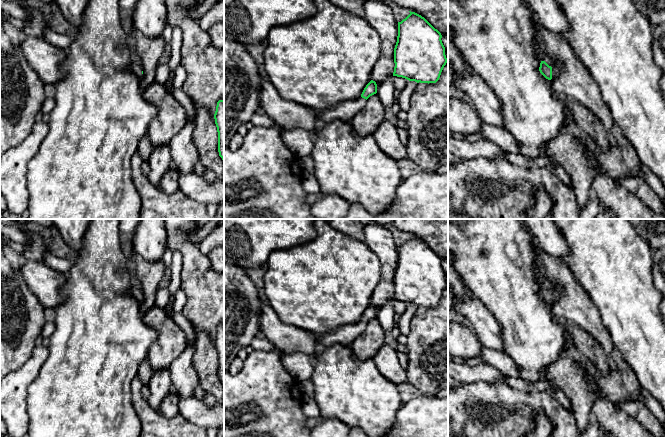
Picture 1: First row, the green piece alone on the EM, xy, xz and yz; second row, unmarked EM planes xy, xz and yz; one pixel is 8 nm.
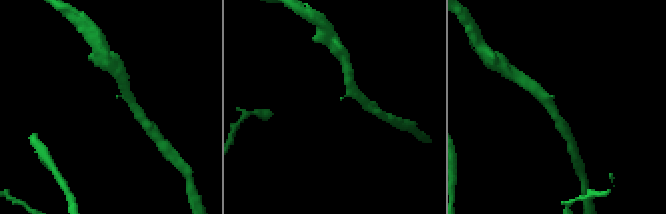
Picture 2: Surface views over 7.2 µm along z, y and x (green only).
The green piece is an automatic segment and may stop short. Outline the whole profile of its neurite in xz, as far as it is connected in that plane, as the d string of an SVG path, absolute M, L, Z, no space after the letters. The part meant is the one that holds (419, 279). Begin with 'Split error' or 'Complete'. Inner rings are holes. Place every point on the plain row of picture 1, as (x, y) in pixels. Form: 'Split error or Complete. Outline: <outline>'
Complete. Outline: M409 236L410 238L405 243L398 246L393 300L417 307L436 307L447 287L445 271L441 264L442 259L424 241L415 236Z

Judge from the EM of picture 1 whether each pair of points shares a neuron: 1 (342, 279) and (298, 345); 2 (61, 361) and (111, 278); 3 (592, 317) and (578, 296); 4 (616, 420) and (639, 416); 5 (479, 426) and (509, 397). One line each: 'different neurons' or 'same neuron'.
1: different neurons
2: same neuron
3: same neuron
4: different neurons
5: same neuron

